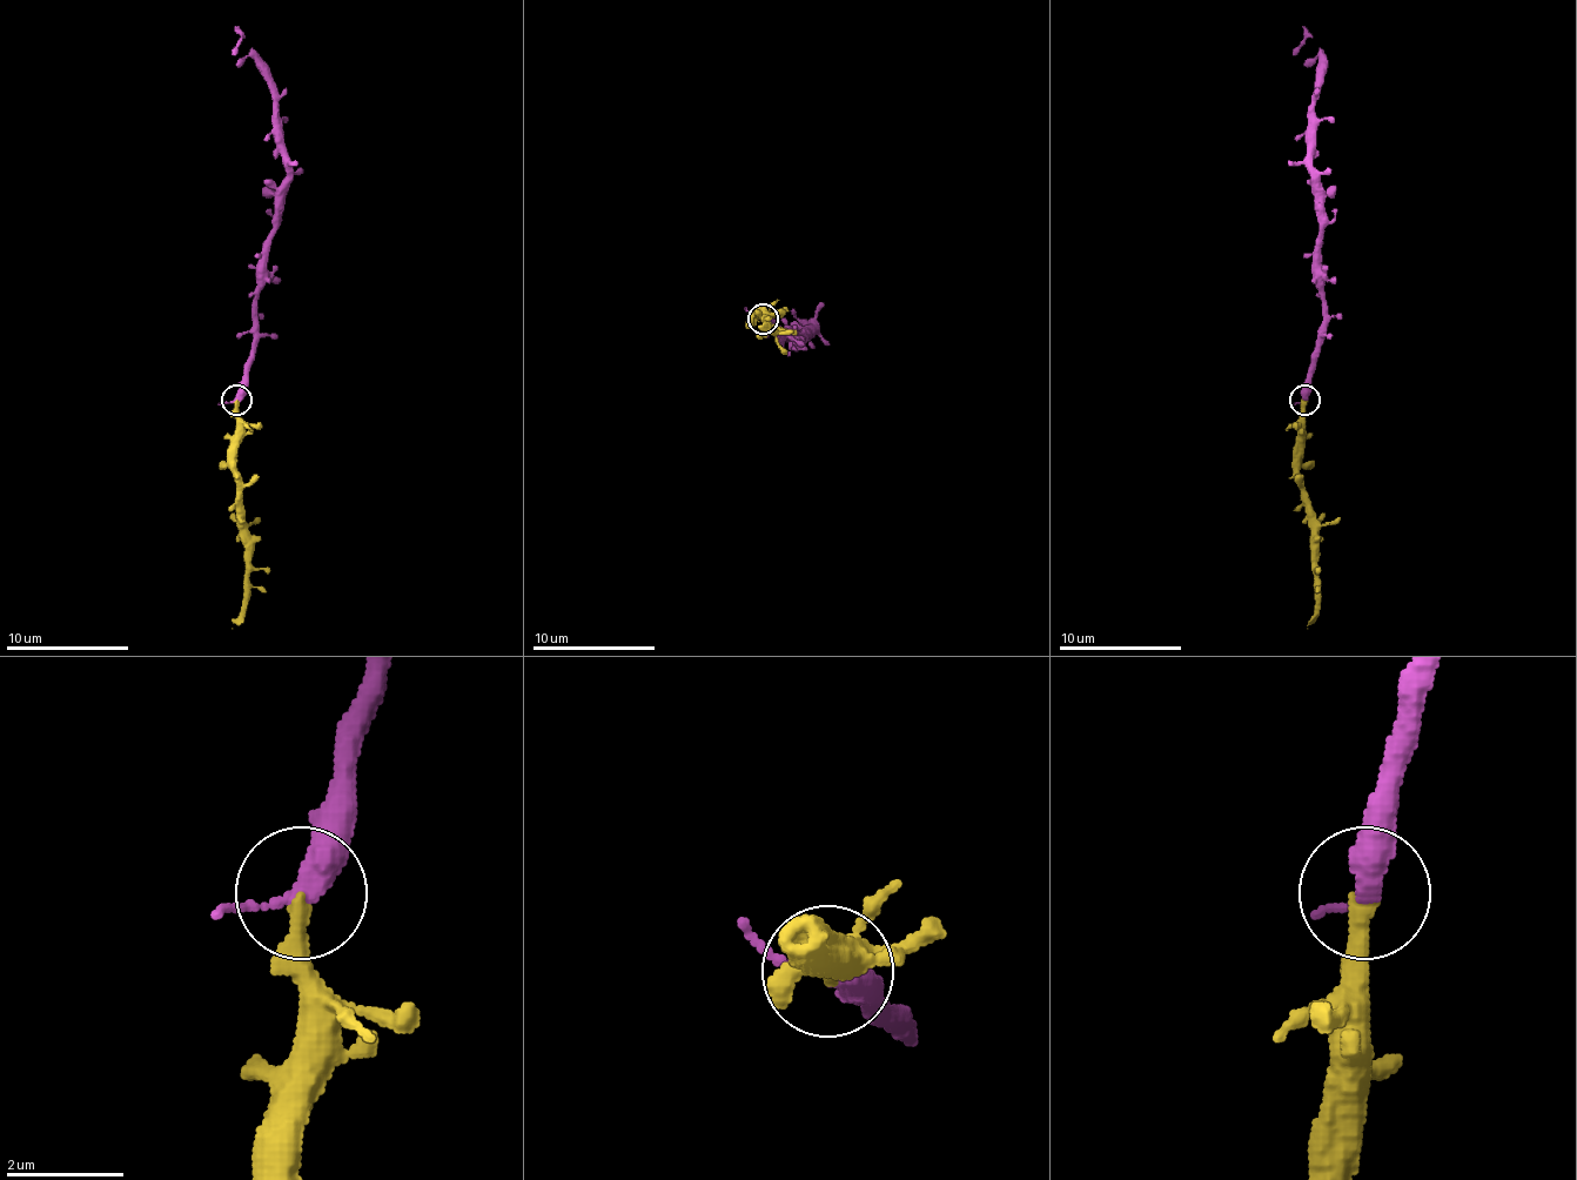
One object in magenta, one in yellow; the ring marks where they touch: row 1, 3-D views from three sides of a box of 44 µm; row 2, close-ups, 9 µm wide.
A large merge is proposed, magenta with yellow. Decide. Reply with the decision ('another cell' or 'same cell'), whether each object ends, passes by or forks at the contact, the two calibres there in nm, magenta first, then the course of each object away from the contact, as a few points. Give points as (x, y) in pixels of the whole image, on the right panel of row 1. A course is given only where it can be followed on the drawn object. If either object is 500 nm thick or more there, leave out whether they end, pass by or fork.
same cell; magenta passes by; yellow ends there; 360 nm thick on the magenta side, 340 nm on the other; magenta runs (1303, 399), (1324, 319), (1319, 190), (1313, 175), (1319, 58), (1297, 55), (1307, 27); yellow runs (1303, 399), (1300, 469), (1303, 507), (1313, 531), (1315, 617), (1307, 629)

